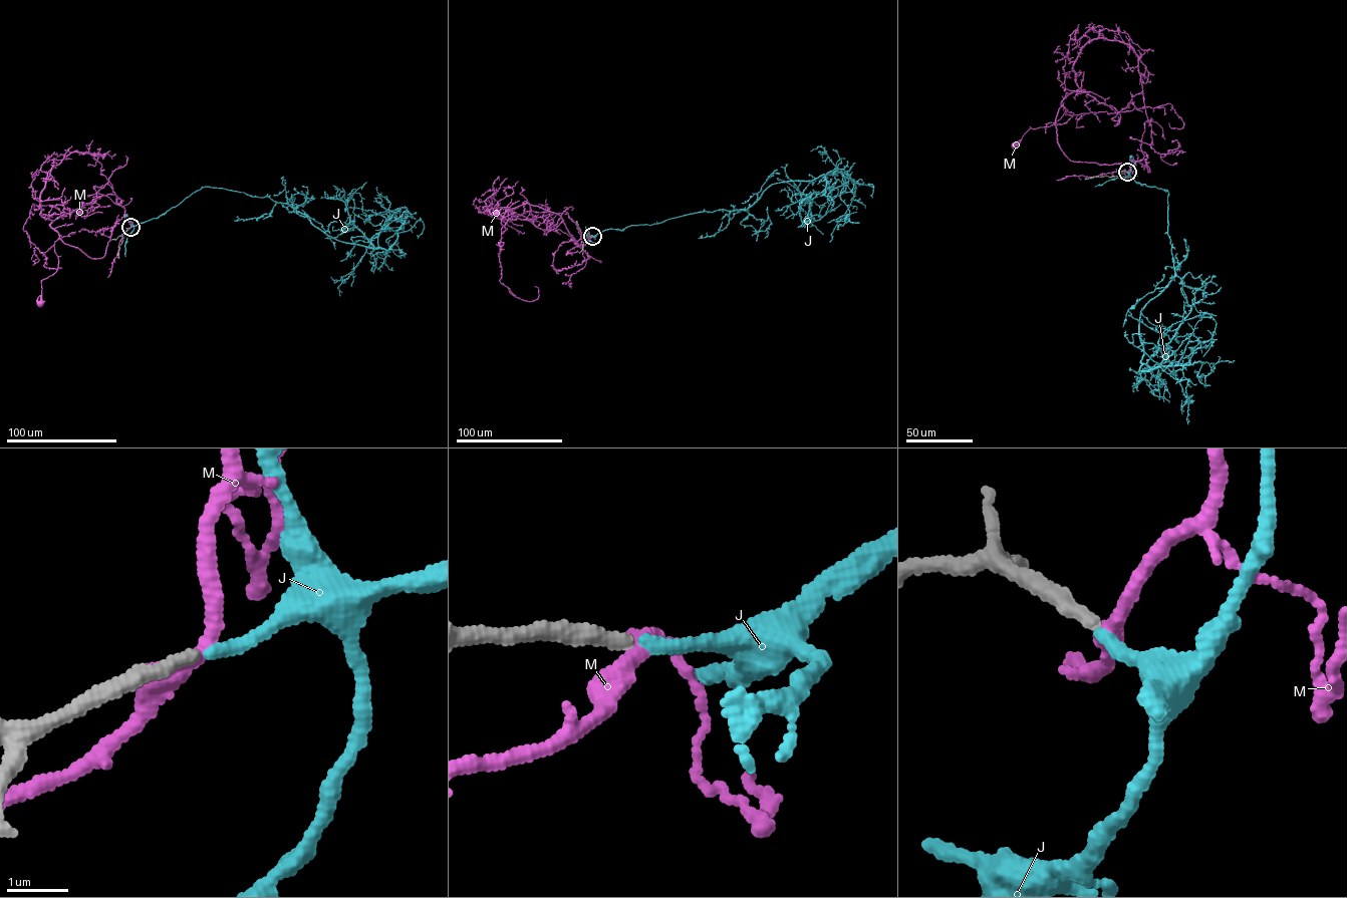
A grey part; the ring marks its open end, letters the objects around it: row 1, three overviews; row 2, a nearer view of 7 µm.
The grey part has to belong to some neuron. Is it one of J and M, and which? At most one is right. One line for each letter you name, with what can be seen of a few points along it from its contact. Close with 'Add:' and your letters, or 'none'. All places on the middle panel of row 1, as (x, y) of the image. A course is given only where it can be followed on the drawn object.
J: via (592, 236), (744, 210), (770, 186), (823, 175), (825, 189), (799, 201), (808, 214), (821, 209)
Add: J

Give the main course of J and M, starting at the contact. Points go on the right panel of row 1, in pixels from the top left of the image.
J: (1127, 172), (1168, 193), (1175, 273), (1140, 313), (1141, 363), (1160, 365), (1183, 320), (1213, 318), (1191, 351)
M: (1127, 172), (1138, 161), (1069, 160), (1054, 122), (1061, 105), (1060, 119), (1030, 126), (1015, 146)

